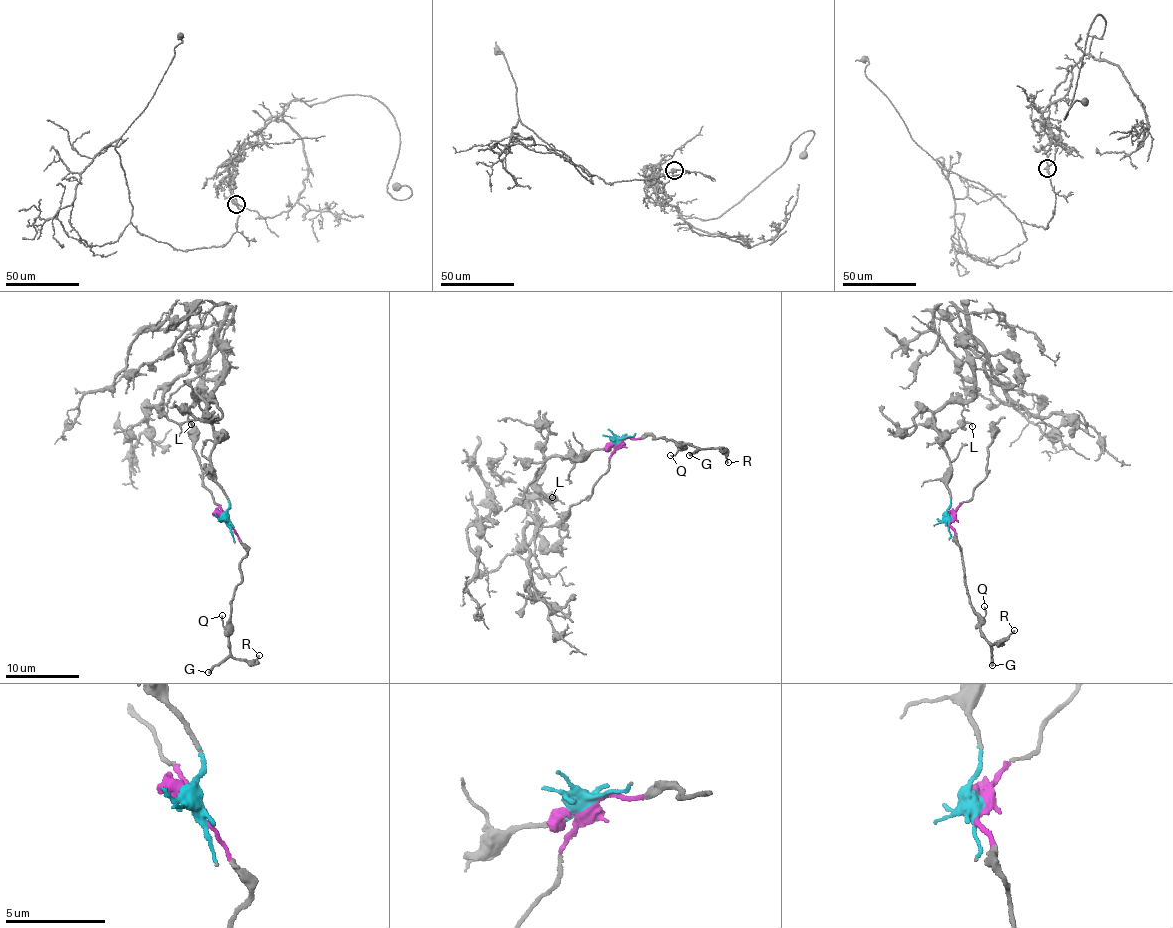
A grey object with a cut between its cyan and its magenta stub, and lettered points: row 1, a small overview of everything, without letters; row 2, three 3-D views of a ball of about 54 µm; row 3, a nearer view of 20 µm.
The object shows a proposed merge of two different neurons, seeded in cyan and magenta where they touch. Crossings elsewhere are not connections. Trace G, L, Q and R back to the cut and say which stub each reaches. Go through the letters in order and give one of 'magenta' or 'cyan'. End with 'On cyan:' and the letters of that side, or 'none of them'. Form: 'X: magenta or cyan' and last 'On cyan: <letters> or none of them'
G: magenta
L: cyan
Q: magenta
R: magenta
On cyan: L

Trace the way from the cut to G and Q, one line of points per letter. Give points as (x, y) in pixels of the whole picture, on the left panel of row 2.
G: (226, 521), (246, 553), (241, 563), (242, 584), (234, 591), (227, 645), (230, 652), (208, 673)
Q: (226, 521), (246, 553), (241, 563), (242, 584), (234, 591), (231, 612), (224, 626), (221, 615)

